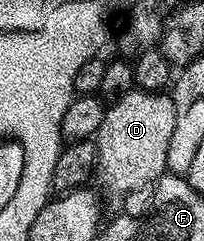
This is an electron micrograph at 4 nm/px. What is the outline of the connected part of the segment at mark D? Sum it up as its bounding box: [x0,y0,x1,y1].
[96,87,174,189]

